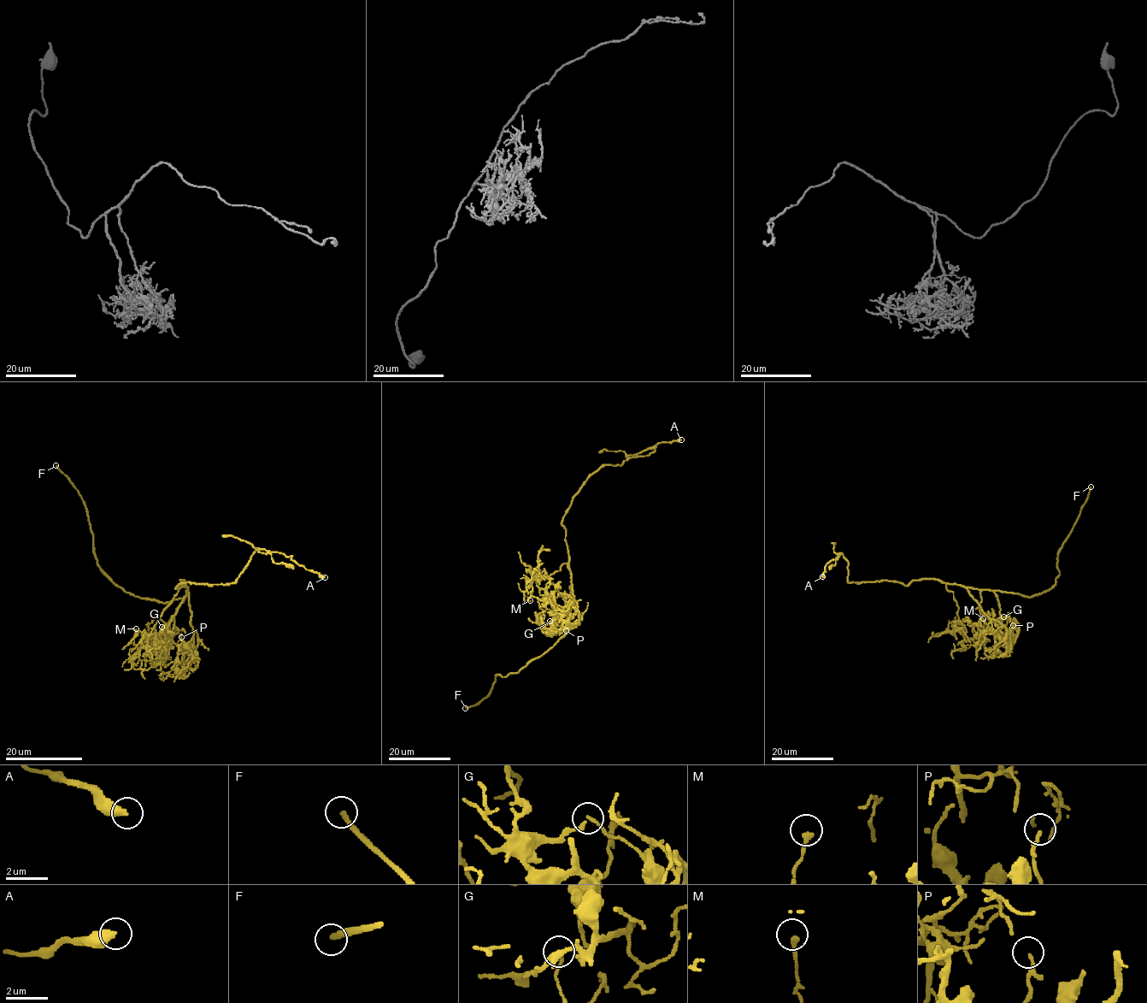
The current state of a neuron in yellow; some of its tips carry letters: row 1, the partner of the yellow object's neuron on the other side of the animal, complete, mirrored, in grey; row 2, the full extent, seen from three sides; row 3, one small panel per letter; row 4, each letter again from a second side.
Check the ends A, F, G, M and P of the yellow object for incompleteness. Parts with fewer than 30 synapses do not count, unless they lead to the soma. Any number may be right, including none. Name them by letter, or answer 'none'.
F

